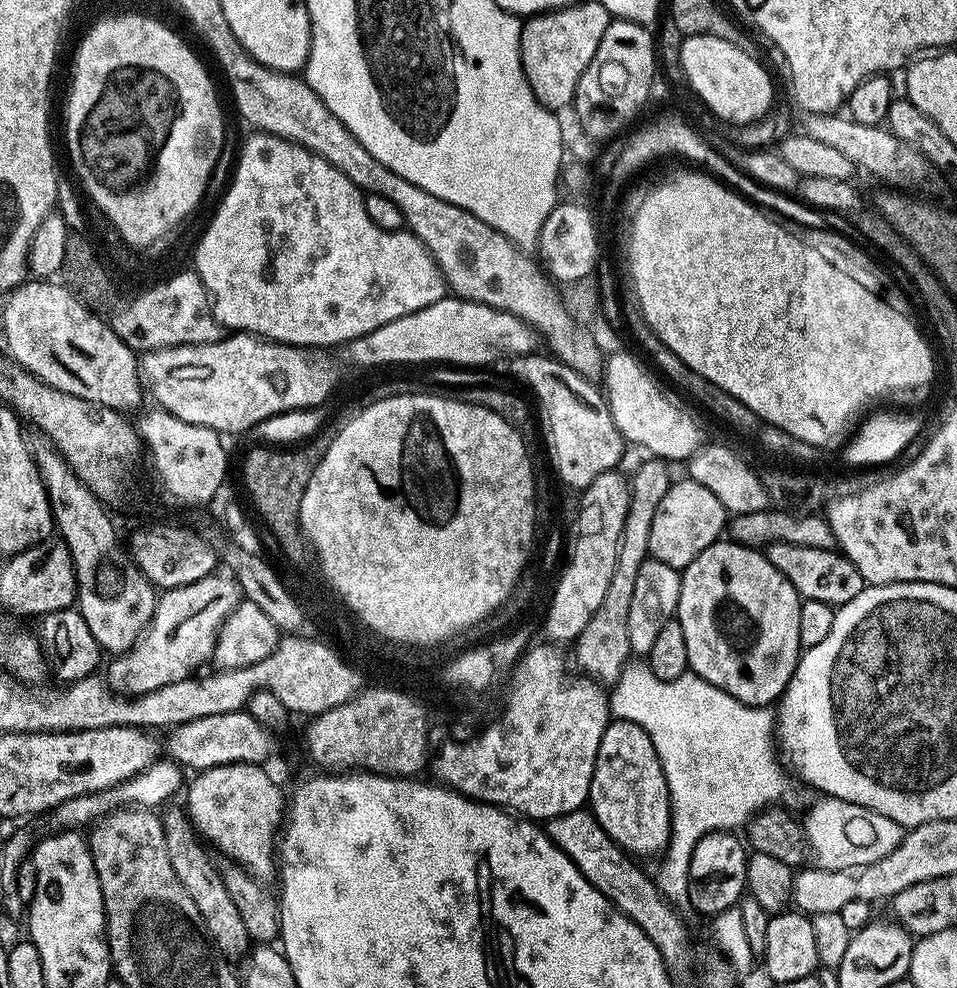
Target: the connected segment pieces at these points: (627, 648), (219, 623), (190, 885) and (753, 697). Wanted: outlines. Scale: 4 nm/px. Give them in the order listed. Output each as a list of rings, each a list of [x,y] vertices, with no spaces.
[[[648,458],[645,461],[630,476],[630,506],[626,512],[626,522],[622,526],[620,549],[616,555],[614,574],[606,590],[606,598],[602,598],[602,606],[598,606],[594,618],[586,622],[586,630],[582,630],[582,634],[574,641],[576,664],[580,667],[577,669],[601,686],[616,685],[624,665],[629,663],[633,655],[626,617],[630,614],[630,602],[638,579],[638,570],[642,570],[644,563],[650,559],[650,522],[654,522],[654,514],[658,511],[662,498],[666,498],[666,490],[674,483],[674,476],[668,473],[669,465],[665,461],[659,458]]]
[[[213,574],[198,582],[190,582],[186,586],[169,588],[159,593],[152,621],[143,630],[131,649],[109,659],[106,679],[115,692],[121,696],[141,696],[147,692],[158,690],[162,686],[170,686],[170,682],[182,682],[186,677],[199,673],[207,660],[213,659],[216,651],[216,639],[226,622],[226,618],[242,603],[241,585],[227,575]]]
[[[181,805],[169,806],[165,807],[166,814],[161,815],[161,820],[166,834],[166,851],[170,854],[170,866],[174,866],[178,882],[182,882],[182,886],[186,886],[186,894],[194,898],[198,914],[202,914],[204,931],[208,933],[208,939],[216,945],[217,952],[225,958],[247,957],[250,951],[250,937],[246,930],[246,922],[242,922],[242,914],[238,914],[234,898],[230,898],[230,894],[226,891],[221,871],[212,866],[211,860],[200,846],[201,841],[185,809]]]
[[[717,542],[711,544],[706,550],[702,550],[702,554],[698,554],[698,558],[694,558],[694,562],[690,562],[690,566],[683,569],[680,578],[680,597],[678,598],[675,619],[679,620],[682,626],[682,635],[686,637],[688,667],[697,676],[701,676],[706,682],[710,682],[710,686],[718,686],[718,690],[738,698],[738,702],[749,704],[755,708],[772,706],[783,696],[786,686],[794,674],[796,664],[802,655],[800,639],[798,638],[798,614],[800,613],[800,601],[802,597],[797,594],[794,586],[781,572],[774,570],[774,566],[769,562],[767,555],[763,551],[735,542],[724,543]]]

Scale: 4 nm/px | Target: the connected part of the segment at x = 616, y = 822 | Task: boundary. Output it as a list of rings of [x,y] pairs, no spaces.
[[[627,718],[609,719],[602,734],[602,742],[598,746],[598,758],[588,791],[588,804],[591,812],[598,818],[602,830],[606,830],[608,837],[633,857],[656,858],[667,848],[668,840],[672,836],[672,799],[668,796],[668,783],[654,750],[654,742],[650,742],[650,734],[646,734],[642,726]]]

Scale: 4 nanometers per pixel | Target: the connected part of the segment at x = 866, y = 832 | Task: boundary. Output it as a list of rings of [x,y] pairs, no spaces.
[[[820,798],[820,801],[808,812],[808,817],[803,817],[804,833],[808,835],[808,847],[818,859],[819,867],[826,870],[842,870],[850,866],[862,866],[870,862],[878,862],[880,858],[886,858],[892,850],[900,844],[904,837],[905,829],[898,822],[886,818],[877,812],[871,812],[857,804],[851,804],[845,800],[833,800],[831,798]]]

